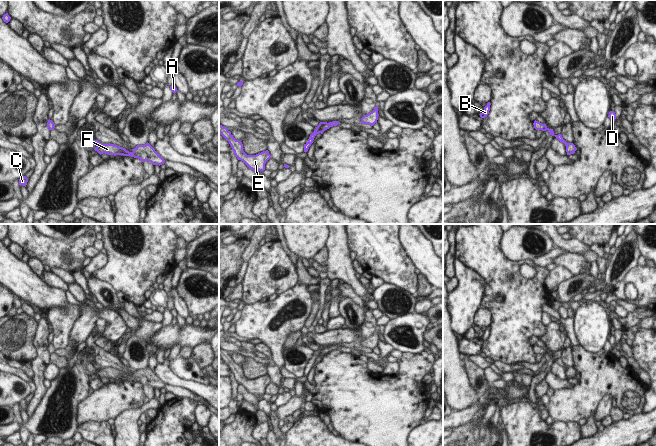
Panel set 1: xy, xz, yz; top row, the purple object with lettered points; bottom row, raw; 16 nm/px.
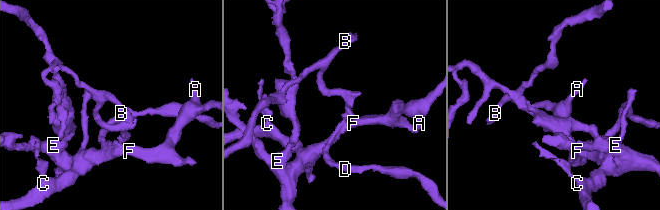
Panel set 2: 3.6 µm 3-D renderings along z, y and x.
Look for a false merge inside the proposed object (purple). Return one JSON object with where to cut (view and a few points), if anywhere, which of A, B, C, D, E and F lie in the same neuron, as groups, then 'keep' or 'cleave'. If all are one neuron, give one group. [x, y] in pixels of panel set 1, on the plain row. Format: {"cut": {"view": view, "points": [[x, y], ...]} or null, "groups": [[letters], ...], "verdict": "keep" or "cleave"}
{"cut": {"view": "xz", "points": [[326, 346], [318, 356]]}, "groups": [["A", "C", "E", "F"], ["B", "D"]], "verdict": "cleave"}

